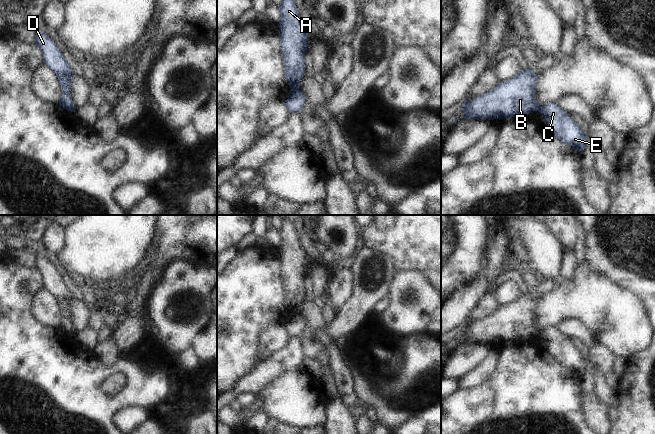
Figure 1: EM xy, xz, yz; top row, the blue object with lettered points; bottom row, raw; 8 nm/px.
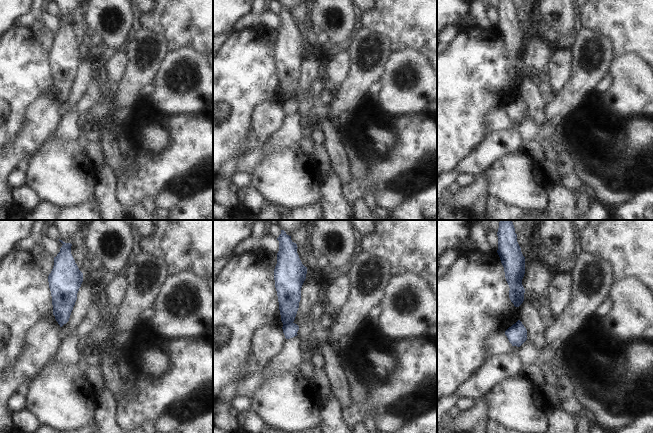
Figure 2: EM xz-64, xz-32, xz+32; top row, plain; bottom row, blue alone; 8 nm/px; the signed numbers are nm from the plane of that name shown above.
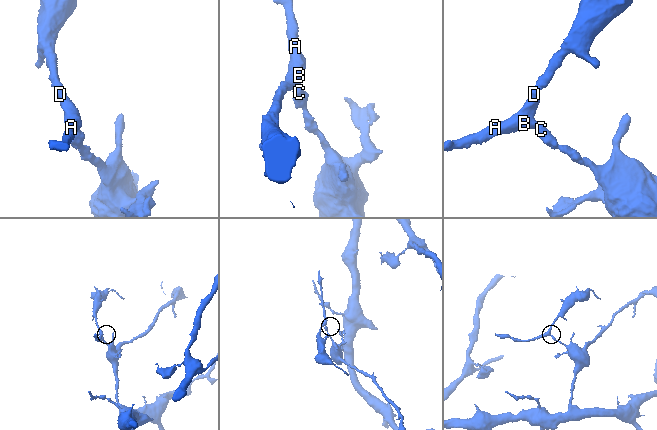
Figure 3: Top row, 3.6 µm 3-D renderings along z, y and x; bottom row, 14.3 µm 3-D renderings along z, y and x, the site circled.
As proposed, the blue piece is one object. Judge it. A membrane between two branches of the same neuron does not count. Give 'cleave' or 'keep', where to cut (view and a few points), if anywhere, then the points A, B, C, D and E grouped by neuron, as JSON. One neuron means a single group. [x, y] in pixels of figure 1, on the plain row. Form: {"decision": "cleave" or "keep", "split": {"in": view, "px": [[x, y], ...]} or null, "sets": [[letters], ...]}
{"decision": "cleave", "split": {"in": "xz", "px": [[298, 312], [292, 316]]}, "sets": [["A", "B", "D"], ["C", "E"]]}

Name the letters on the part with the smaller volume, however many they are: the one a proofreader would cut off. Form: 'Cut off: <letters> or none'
Cut off: A, B, D

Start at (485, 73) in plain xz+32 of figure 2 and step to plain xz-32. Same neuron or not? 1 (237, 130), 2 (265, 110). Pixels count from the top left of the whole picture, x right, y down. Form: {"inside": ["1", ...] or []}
{"inside": ["1"]}

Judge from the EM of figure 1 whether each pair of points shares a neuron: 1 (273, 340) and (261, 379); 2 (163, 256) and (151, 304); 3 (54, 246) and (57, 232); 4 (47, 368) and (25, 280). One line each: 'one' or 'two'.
1: two
2: two
3: one
4: one

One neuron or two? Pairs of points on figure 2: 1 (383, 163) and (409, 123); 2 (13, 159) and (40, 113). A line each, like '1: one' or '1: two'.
1: one
2: one

